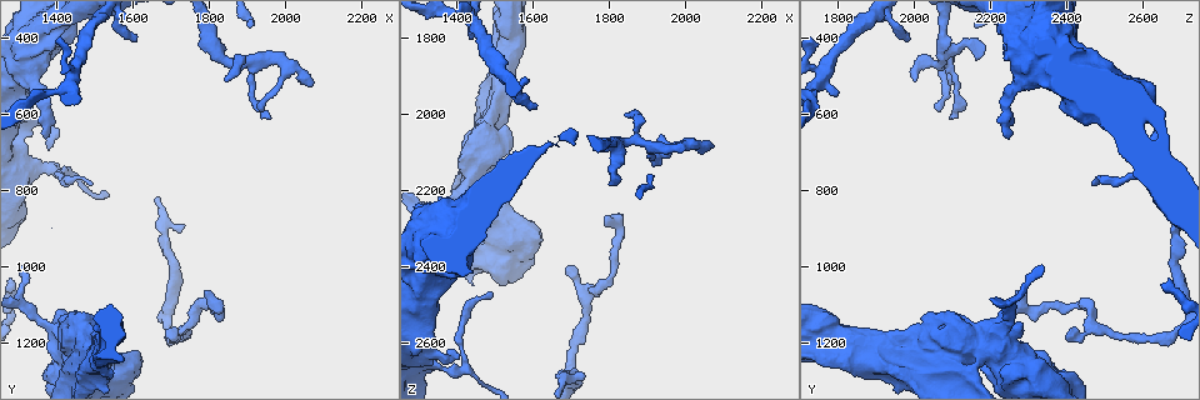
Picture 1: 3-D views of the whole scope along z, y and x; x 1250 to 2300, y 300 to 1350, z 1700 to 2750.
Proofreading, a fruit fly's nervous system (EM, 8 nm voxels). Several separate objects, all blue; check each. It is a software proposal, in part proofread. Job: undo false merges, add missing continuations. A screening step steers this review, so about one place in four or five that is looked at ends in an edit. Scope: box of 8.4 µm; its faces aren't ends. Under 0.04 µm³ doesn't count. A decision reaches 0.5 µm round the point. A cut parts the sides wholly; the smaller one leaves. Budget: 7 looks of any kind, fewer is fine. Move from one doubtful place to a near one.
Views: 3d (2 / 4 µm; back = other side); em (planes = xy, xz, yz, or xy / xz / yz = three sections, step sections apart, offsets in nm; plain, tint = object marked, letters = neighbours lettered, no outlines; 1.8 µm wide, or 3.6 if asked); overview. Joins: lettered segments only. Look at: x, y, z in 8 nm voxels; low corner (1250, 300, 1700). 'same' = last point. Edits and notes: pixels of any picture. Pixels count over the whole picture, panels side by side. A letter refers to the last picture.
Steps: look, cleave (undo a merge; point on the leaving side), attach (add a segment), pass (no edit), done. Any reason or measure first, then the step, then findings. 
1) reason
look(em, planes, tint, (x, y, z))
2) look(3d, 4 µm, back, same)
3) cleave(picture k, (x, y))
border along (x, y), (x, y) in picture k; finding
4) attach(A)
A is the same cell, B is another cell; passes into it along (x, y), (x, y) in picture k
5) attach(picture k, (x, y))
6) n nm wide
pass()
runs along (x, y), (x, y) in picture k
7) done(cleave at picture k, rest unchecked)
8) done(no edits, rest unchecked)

tapers out
look(em, xz, step 16, tint, (1685, 1170, 2400))

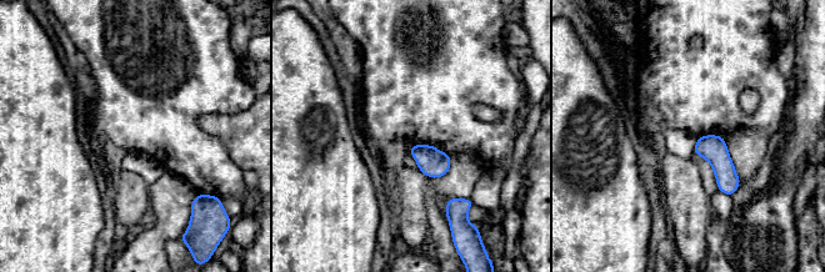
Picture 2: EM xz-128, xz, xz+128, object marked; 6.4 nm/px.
look(em, planes, letters, same)

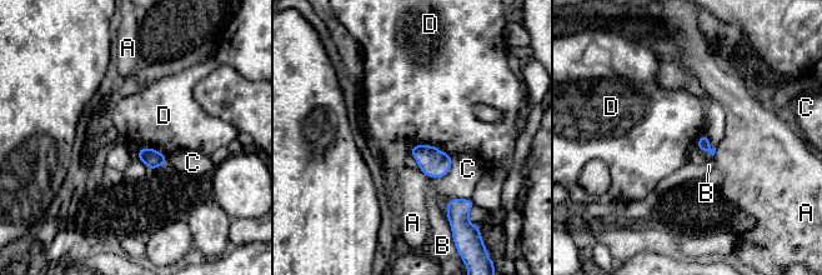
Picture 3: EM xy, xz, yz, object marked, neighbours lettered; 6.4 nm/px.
pass()
A, B, C and D are other cells; border along (409, 146), (435, 145), (451, 156) in picture 3; none of them fits

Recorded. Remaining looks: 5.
branch stops here
look(em, planes, letters, (1800, 450, 2170))

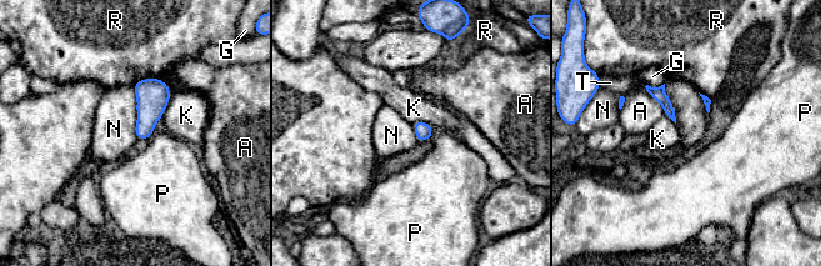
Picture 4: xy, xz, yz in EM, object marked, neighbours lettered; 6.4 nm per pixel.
pass()
A, G, K, N, P, R and T are other cells; border along (133, 85), (138, 137) in picture 4; none of them fits

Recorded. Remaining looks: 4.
look(3d, 2 µm, (1445, 480, 1765))

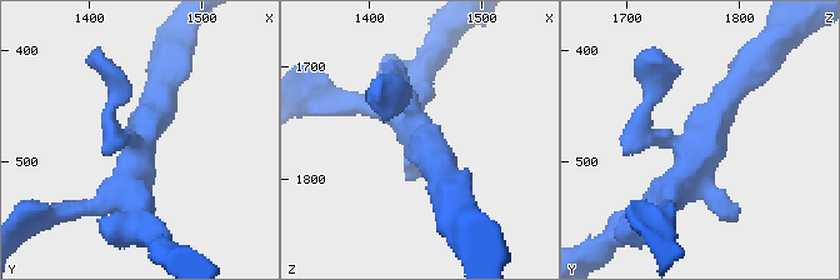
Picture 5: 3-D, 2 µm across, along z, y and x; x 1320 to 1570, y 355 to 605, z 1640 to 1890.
look(em, planes, letters, (1446, 482, 1768))

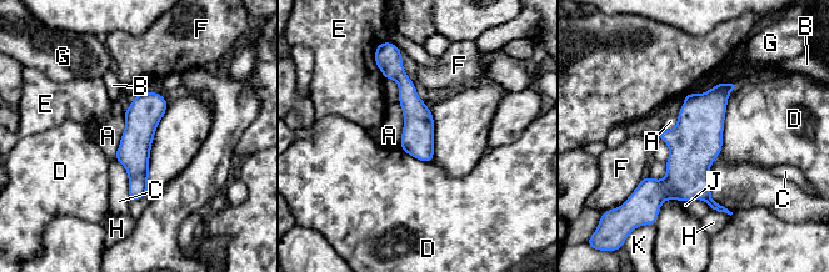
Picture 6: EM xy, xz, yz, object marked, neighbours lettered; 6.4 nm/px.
200 nm wide
pass()
A, B, C, D, E, F, G, H, J and K are other cells; runs along (154, 95), (140, 122), (131, 197) in picture 6; all the same cell

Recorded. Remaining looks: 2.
done(no edits, rest unchecked)

